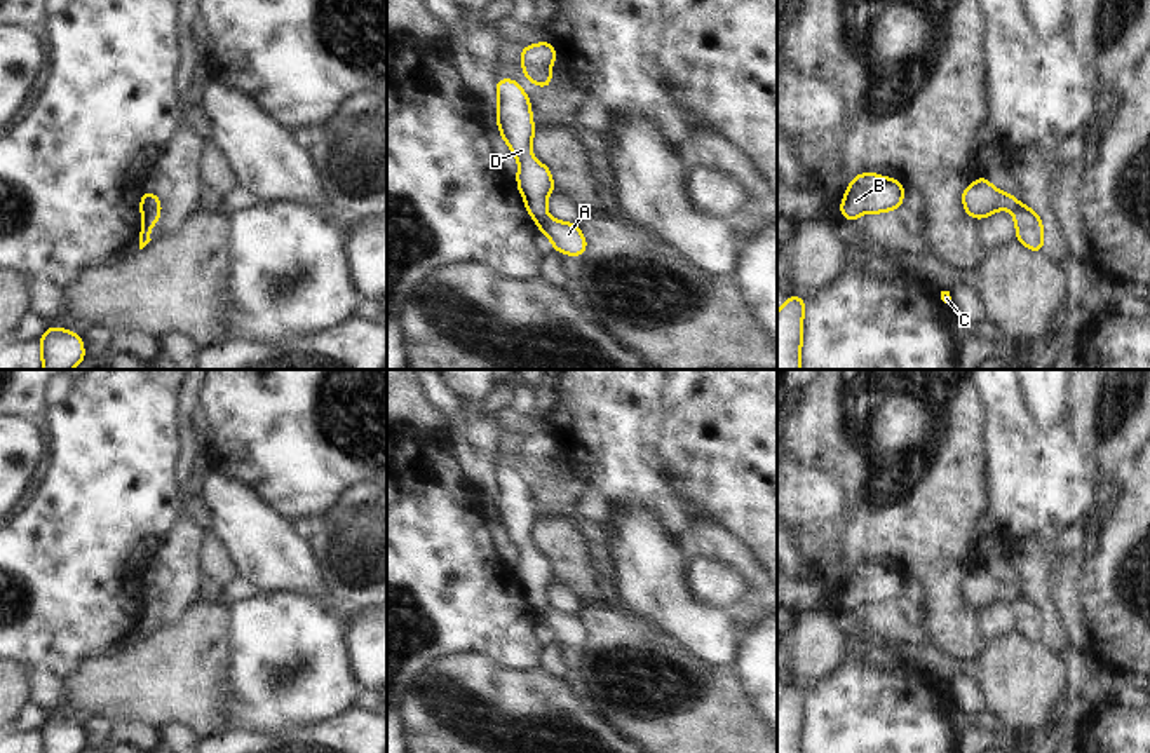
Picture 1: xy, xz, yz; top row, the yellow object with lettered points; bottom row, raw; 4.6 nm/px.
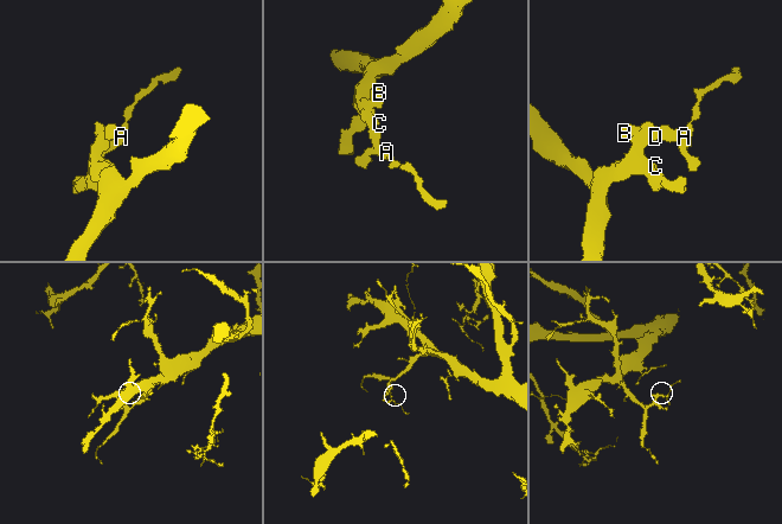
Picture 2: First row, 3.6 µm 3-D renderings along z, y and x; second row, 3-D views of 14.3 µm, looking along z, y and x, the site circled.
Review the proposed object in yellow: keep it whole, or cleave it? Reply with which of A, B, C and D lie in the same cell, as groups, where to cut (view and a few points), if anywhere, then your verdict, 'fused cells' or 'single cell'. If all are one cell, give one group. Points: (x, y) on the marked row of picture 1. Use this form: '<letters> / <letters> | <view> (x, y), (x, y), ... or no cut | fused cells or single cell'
A / B C D | xy (157, 210), (143, 225) | fused cells

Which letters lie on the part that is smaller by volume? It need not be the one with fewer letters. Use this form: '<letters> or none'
A

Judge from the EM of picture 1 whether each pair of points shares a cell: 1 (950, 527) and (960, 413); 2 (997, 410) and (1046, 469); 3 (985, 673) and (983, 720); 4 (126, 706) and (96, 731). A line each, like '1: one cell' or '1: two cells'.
1: one cell
2: one cell
3: two cells
4: two cells

